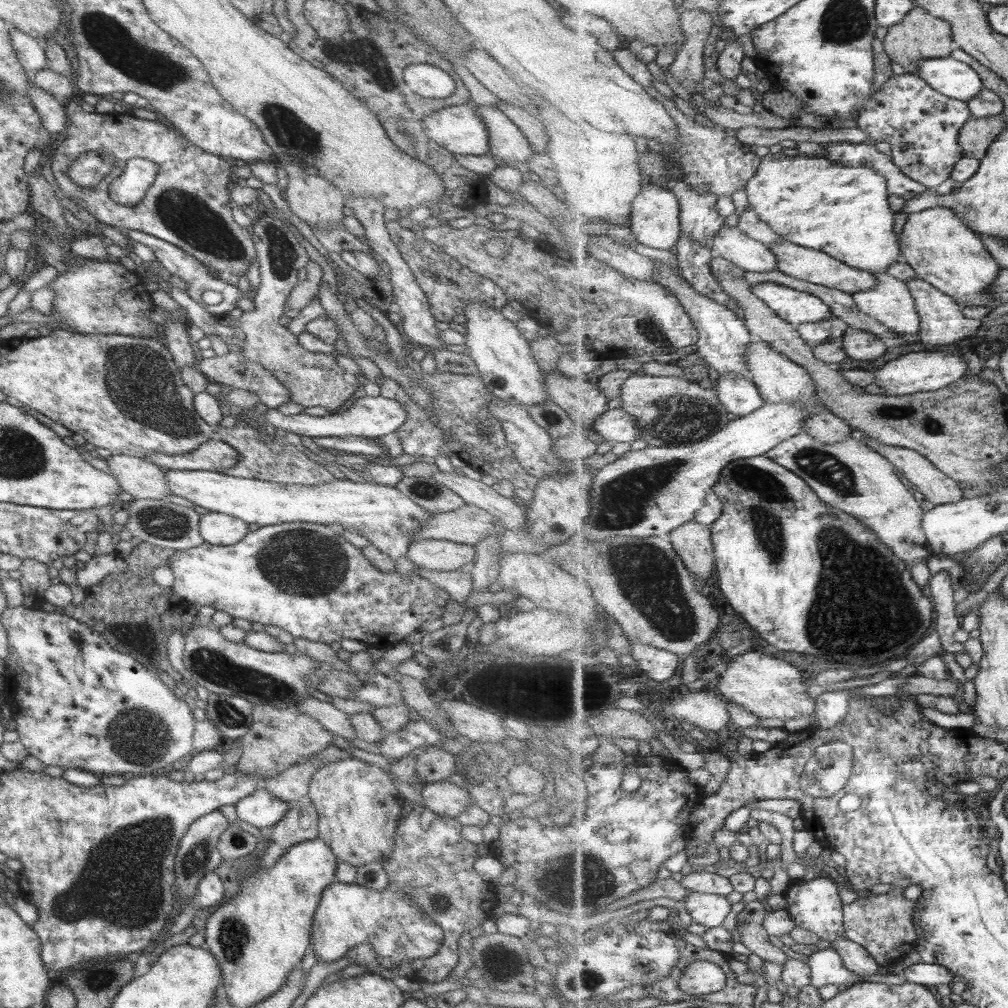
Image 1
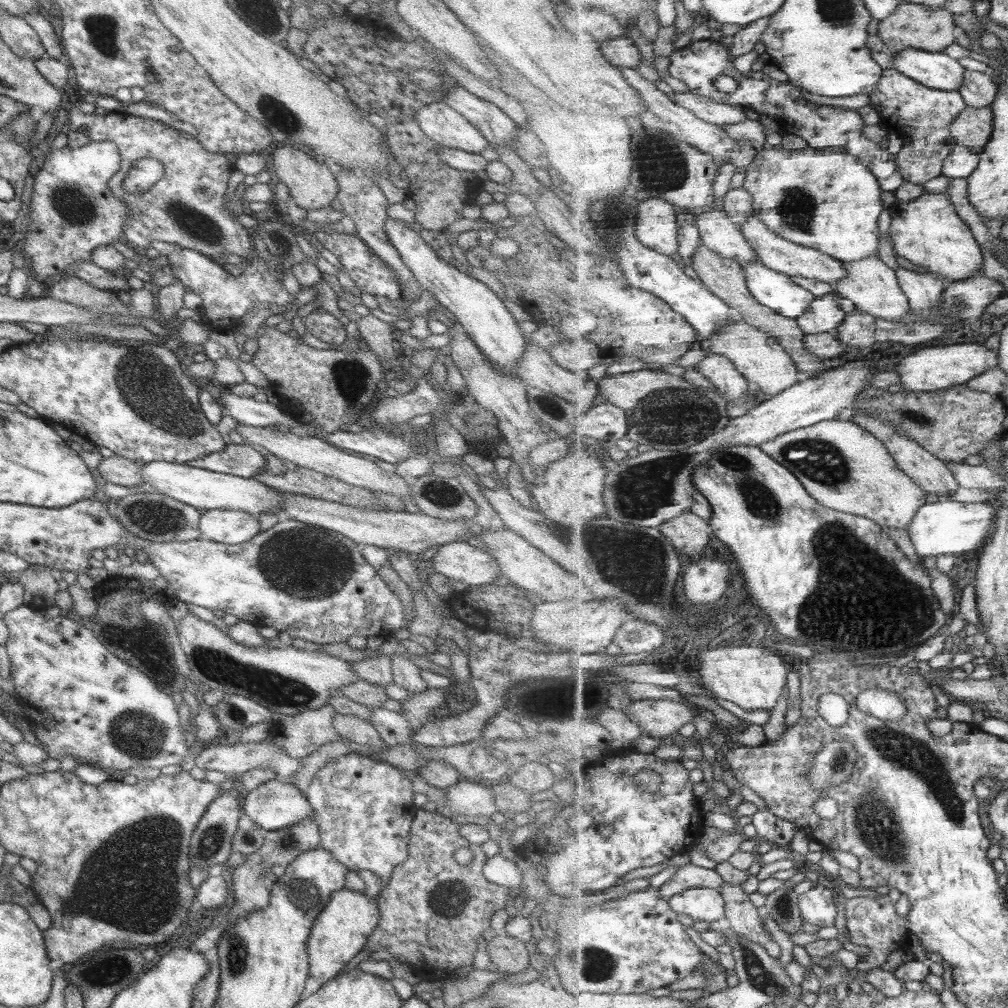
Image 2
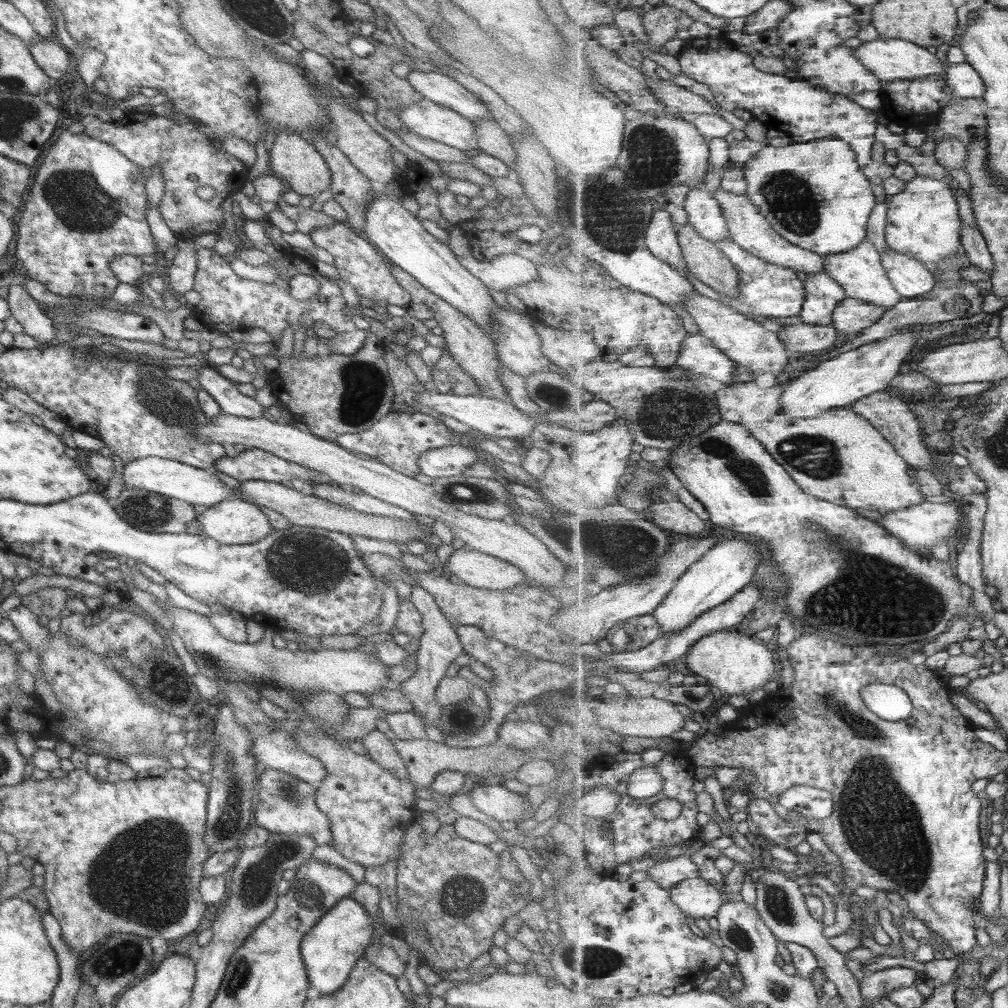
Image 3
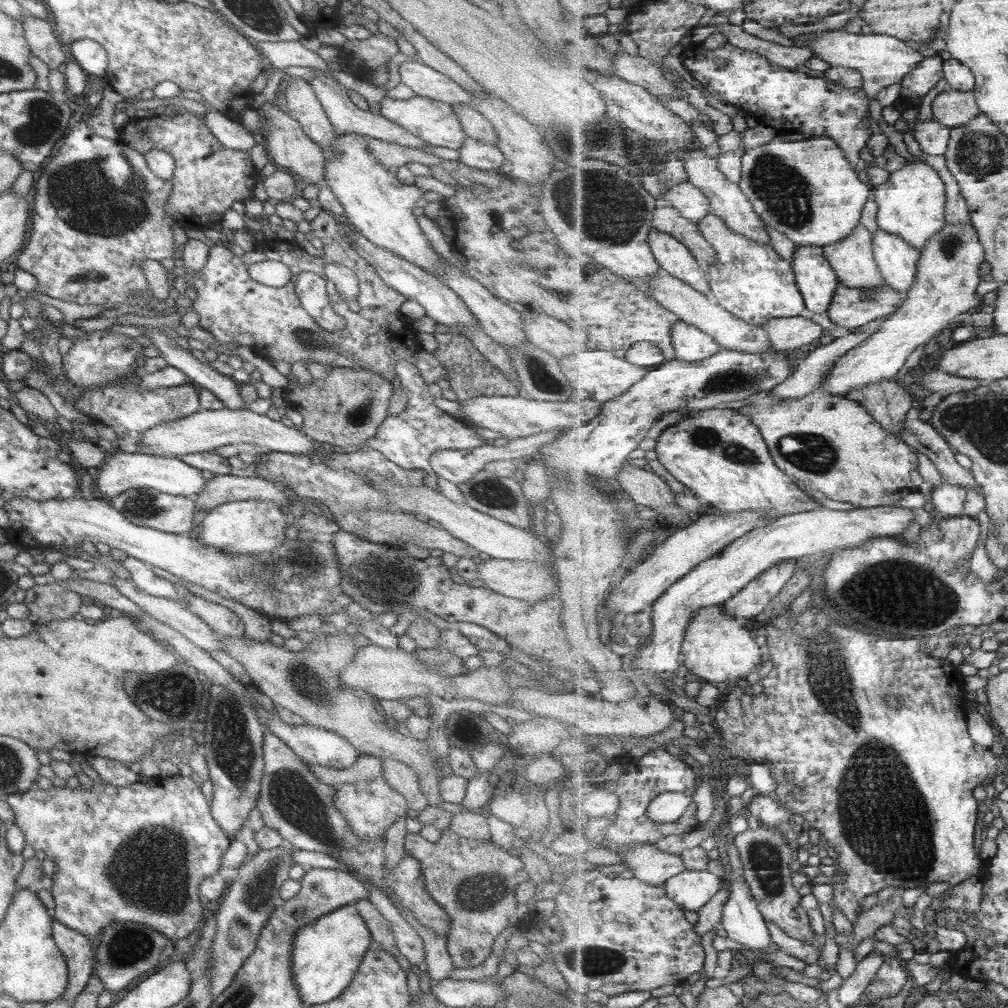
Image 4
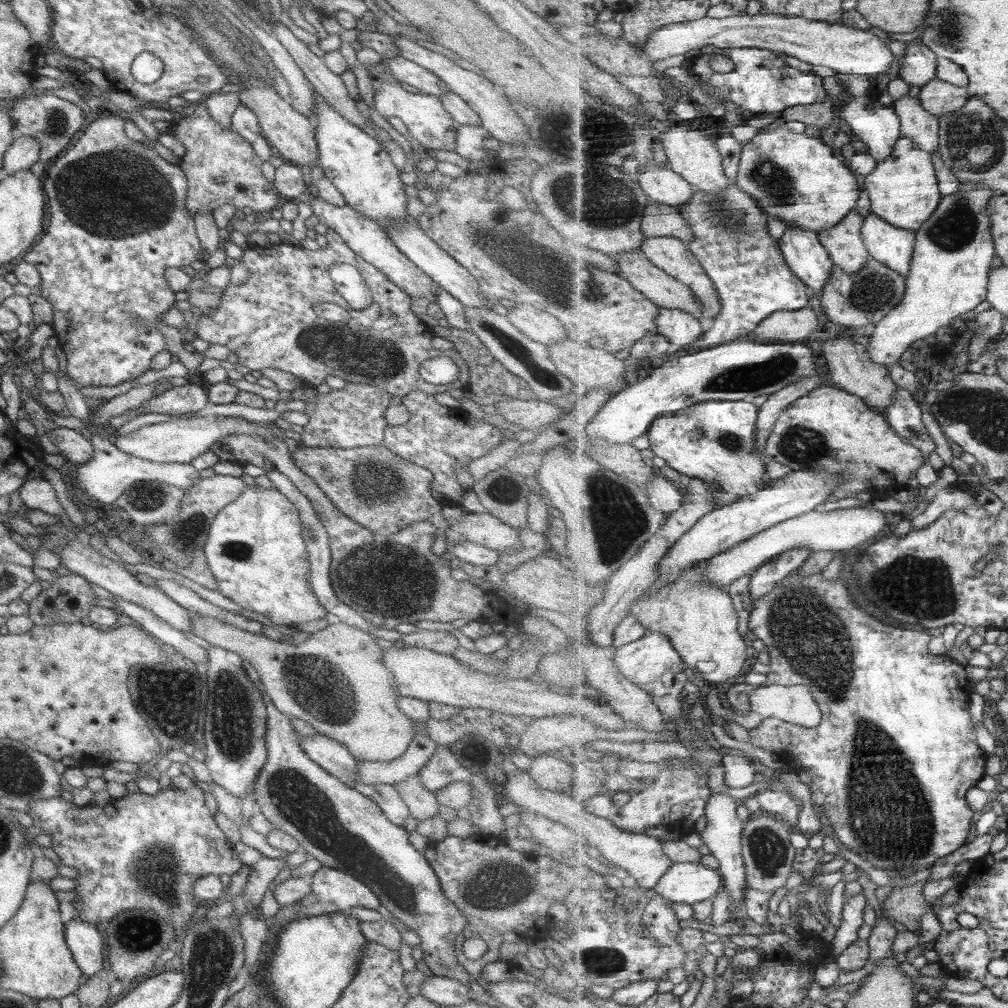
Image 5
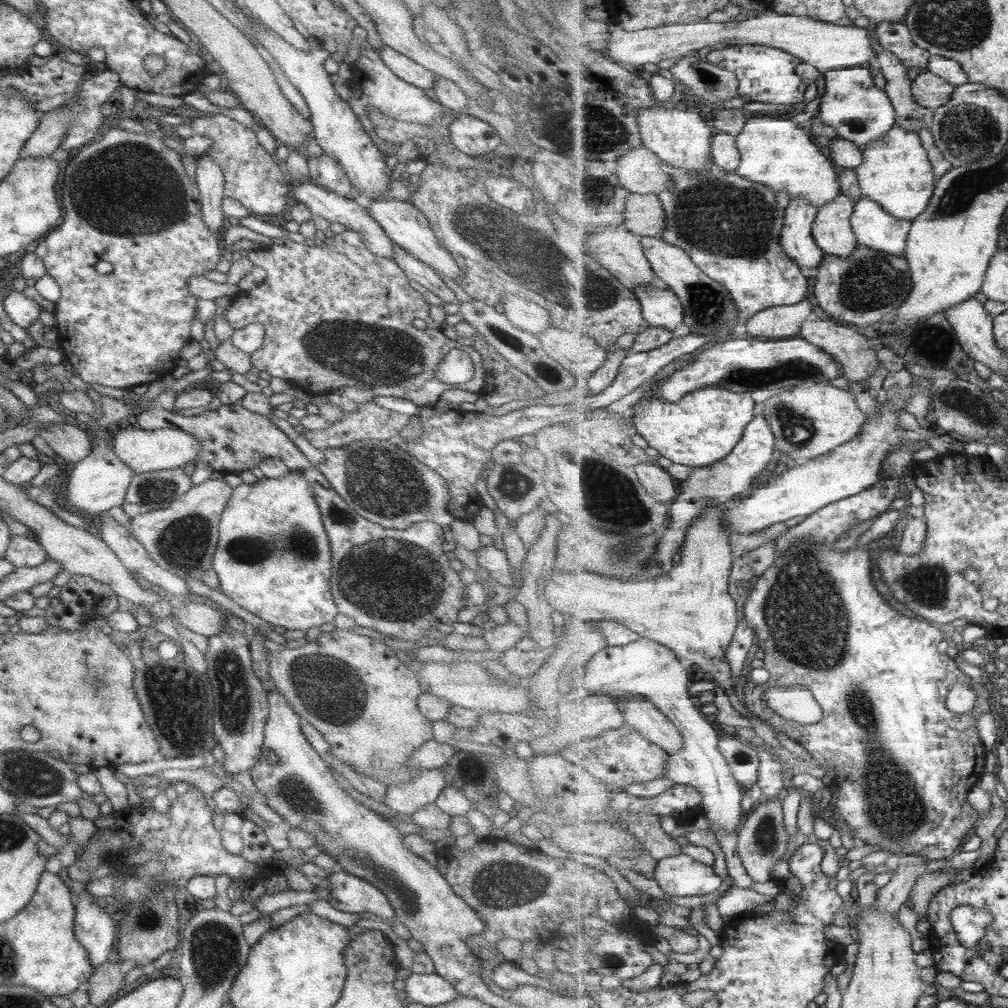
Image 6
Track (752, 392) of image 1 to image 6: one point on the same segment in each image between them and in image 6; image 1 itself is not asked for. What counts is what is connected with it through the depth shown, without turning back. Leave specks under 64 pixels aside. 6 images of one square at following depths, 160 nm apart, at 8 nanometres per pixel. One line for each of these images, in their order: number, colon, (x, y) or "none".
2: (721, 371)
3: (699, 356)
4: (692, 345)
5: (679, 327)
6: (662, 308)

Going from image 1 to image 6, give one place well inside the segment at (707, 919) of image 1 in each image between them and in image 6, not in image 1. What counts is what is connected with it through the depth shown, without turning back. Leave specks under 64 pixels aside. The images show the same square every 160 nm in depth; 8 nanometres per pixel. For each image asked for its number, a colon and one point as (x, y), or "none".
2: (701, 904)
3: (698, 898)
4: (691, 889)
5: (685, 883)
6: (681, 875)

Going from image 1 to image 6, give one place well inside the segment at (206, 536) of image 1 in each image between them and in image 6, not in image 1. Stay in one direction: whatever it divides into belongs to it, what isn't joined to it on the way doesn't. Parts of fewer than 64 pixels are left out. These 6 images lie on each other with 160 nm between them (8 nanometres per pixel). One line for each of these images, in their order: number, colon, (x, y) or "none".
2: (229, 527)
3: (233, 521)
4: (246, 527)
5: (254, 550)
6: (272, 558)

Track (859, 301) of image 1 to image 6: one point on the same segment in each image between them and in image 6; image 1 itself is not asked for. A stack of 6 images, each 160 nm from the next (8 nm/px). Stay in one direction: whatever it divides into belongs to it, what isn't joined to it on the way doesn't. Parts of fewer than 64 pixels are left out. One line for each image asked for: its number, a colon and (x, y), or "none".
2: (872, 285)
3: (860, 272)
4: (853, 259)
5: (848, 250)
6: (833, 231)

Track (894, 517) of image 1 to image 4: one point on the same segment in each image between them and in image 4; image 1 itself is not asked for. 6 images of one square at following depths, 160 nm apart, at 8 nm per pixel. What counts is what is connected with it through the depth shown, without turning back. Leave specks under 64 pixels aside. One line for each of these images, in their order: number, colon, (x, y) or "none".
2: (844, 466)
3: (840, 457)
4: (833, 444)

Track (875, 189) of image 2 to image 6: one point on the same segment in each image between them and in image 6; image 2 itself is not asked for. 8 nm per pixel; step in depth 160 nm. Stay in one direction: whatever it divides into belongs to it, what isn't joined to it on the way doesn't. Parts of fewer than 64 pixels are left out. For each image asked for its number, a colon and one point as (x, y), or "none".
3: (815, 194)
4: (807, 189)
5: (797, 178)
6: (775, 151)

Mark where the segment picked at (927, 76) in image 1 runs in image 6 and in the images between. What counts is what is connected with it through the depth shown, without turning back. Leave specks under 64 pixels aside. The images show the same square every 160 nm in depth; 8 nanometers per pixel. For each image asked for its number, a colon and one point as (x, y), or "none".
2: (934, 69)
3: (892, 59)
4: (882, 59)
5: (844, 49)
6: (827, 46)

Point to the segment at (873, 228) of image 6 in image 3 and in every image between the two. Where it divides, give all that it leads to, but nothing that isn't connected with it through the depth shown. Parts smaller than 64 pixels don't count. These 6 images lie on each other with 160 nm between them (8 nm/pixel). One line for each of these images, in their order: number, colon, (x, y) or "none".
3: (912, 278)
4: (898, 259)
5: (894, 246)

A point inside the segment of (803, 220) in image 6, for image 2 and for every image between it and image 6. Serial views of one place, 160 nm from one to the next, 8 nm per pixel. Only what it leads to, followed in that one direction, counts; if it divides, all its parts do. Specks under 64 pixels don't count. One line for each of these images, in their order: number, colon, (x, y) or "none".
2: (826, 315)
3: (824, 294)
4: (817, 280)
5: (804, 251)

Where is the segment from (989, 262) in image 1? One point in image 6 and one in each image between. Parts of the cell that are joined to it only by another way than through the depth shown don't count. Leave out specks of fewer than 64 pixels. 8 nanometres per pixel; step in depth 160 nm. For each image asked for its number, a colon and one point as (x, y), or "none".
2: (929, 232)
3: (923, 219)
4: (912, 204)
5: (903, 189)
6: (896, 171)

